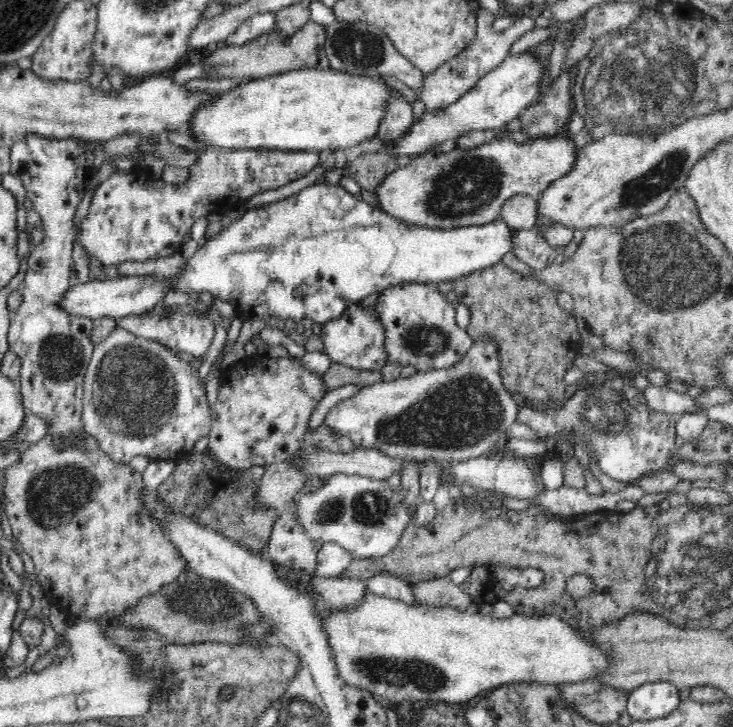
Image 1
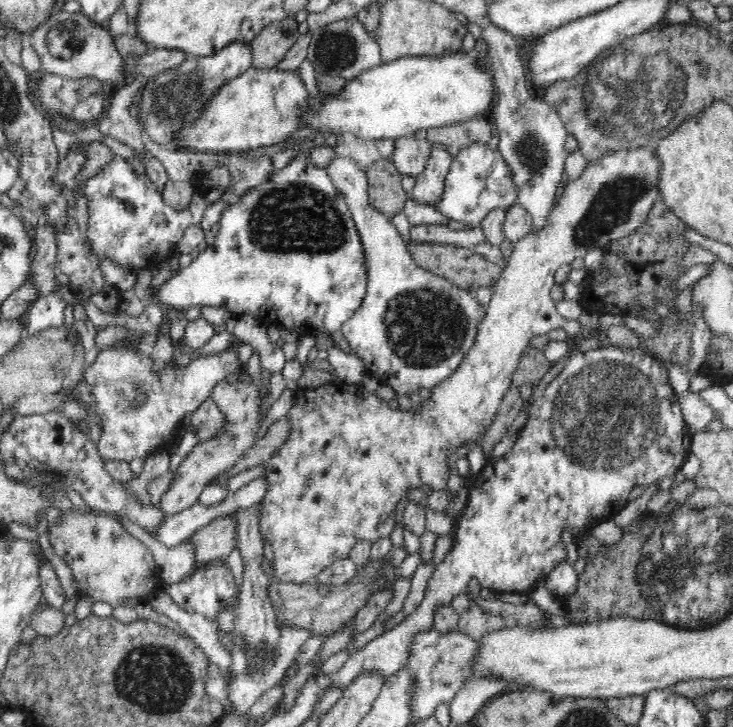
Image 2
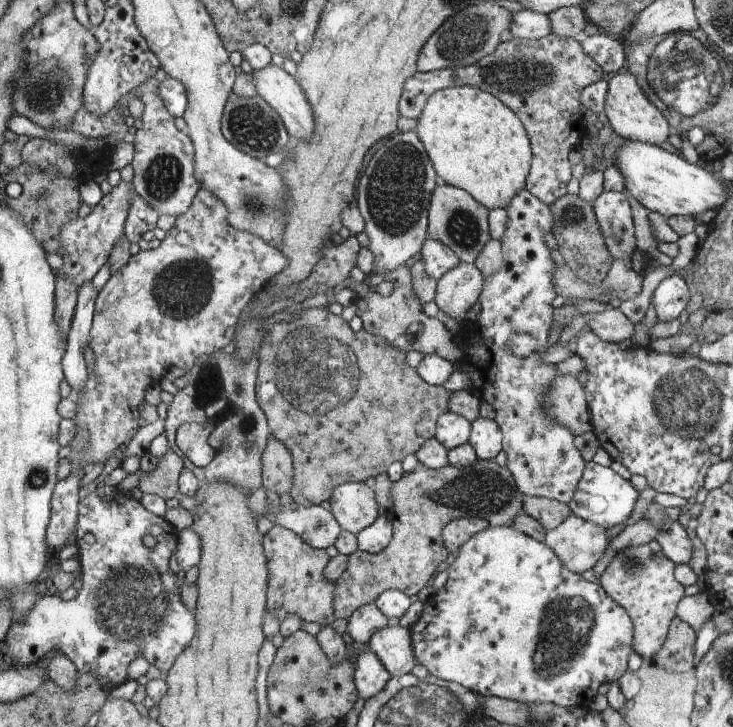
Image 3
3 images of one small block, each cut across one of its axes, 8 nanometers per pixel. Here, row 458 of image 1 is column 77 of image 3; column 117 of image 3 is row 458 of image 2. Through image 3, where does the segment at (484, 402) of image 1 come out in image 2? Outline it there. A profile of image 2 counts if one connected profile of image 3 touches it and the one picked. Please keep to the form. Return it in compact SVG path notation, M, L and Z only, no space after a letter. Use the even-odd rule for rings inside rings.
M636 147L636 150L607 151L600 160L589 160L586 170L582 172L578 180L567 180L565 184L562 184L562 196L556 198L556 204L553 204L552 210L549 211L546 225L542 226L540 230L533 228L524 238L514 243L514 250L512 250L510 257L506 259L506 266L503 268L504 272L501 272L502 276L493 285L493 294L488 303L488 308L486 308L485 314L480 320L480 326L477 327L472 348L463 356L462 362L456 367L456 370L453 370L452 374L449 374L445 379L437 383L436 388L430 394L430 398L422 401L422 406L416 406L412 410L398 410L398 408L396 410L394 408L390 408L390 410L376 410L378 406L382 408L382 404L384 404L384 408L388 408L390 404L376 397L375 394L366 391L361 383L340 381L339 383L327 384L326 386L316 386L316 388L296 389L294 403L286 414L288 423L290 423L288 440L278 448L277 454L266 462L266 471L263 475L268 479L268 482L266 482L268 483L268 492L262 498L263 510L259 520L259 529L263 542L266 542L272 548L272 564L274 564L273 567L277 580L284 578L284 580L292 580L292 583L306 583L306 580L310 580L310 576L316 576L316 574L320 574L322 570L328 568L336 560L348 557L358 539L368 539L373 544L378 538L389 536L394 527L396 504L404 498L405 490L420 487L422 484L428 484L433 490L445 490L447 488L450 456L453 456L454 452L457 452L458 448L464 446L464 444L474 448L474 446L478 446L482 442L482 436L487 434L487 430L491 428L492 420L499 413L499 404L503 401L507 389L510 388L514 373L519 366L521 354L528 348L528 341L532 340L534 336L548 335L550 330L556 330L556 328L564 326L566 319L558 314L555 308L557 304L550 297L552 286L555 284L555 272L563 264L570 265L576 258L584 258L588 254L588 250L604 248L610 243L610 240L614 241L629 236L642 226L647 220L651 209L661 200L659 179L662 169L662 159L658 157L658 151L652 147Z

